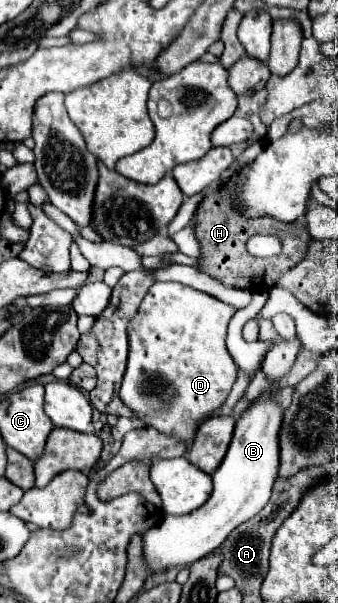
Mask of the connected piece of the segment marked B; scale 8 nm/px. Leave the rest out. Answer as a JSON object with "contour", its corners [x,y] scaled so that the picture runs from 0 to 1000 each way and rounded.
{"contour":[[[867,562],[867,566],[837,566],[831,572],[808,575],[790,585],[772,615],[790,622],[796,645],[778,648],[701,695],[678,748],[660,768],[630,784],[636,811],[618,831],[601,841],[577,844],[571,851],[536,857],[488,854],[482,864],[447,881],[435,881],[435,887],[423,891],[423,924],[435,930],[441,954],[482,950],[488,944],[518,937],[547,940],[630,917],[707,867],[760,854],[796,831],[825,781],[825,715],[843,685],[843,678],[825,672],[820,662],[831,652],[825,632],[861,615],[879,582],[885,582],[885,566]]]}

